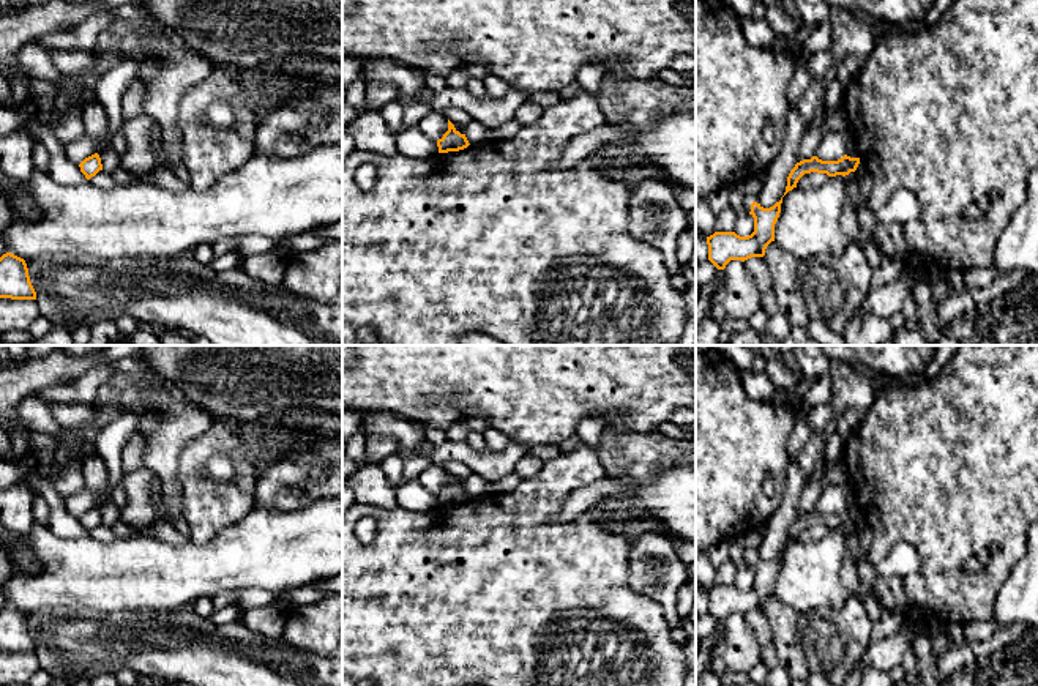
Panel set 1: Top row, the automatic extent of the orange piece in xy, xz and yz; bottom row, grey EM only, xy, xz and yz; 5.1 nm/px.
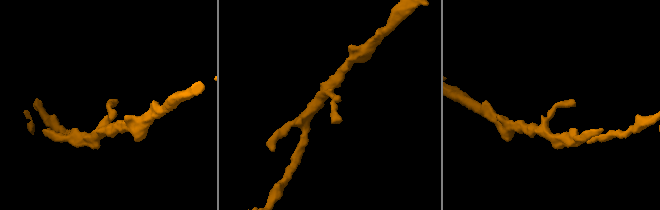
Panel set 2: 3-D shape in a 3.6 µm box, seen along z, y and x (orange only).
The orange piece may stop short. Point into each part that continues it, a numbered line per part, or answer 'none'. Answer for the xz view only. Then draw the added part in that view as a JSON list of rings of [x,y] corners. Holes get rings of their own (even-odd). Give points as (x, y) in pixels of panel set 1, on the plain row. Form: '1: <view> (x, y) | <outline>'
none

